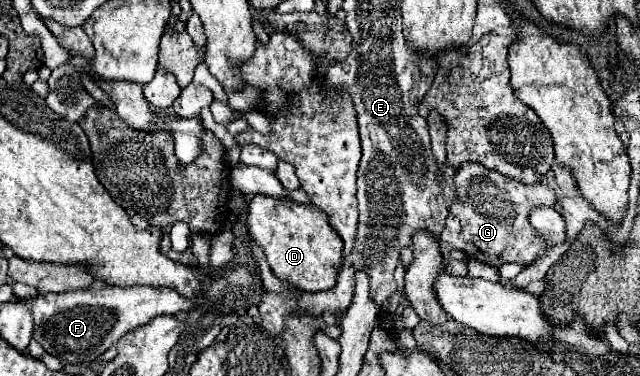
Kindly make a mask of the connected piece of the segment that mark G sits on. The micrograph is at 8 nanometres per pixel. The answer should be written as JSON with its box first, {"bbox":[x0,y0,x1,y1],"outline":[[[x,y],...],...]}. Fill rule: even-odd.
{"bbox":[440,162,558,268],"outline":[[[464,162],[460,170],[454,176],[454,188],[456,188],[456,202],[450,206],[450,214],[446,218],[446,228],[440,234],[440,252],[446,256],[452,250],[460,250],[466,256],[484,262],[488,266],[500,268],[506,262],[516,262],[516,264],[532,264],[534,260],[540,258],[544,252],[544,240],[536,234],[532,224],[528,222],[528,216],[532,210],[540,206],[550,206],[554,208],[558,204],[558,196],[554,188],[548,184],[536,182],[536,184],[522,184],[516,182],[508,176],[502,176],[496,170],[488,170],[478,162]]]}

